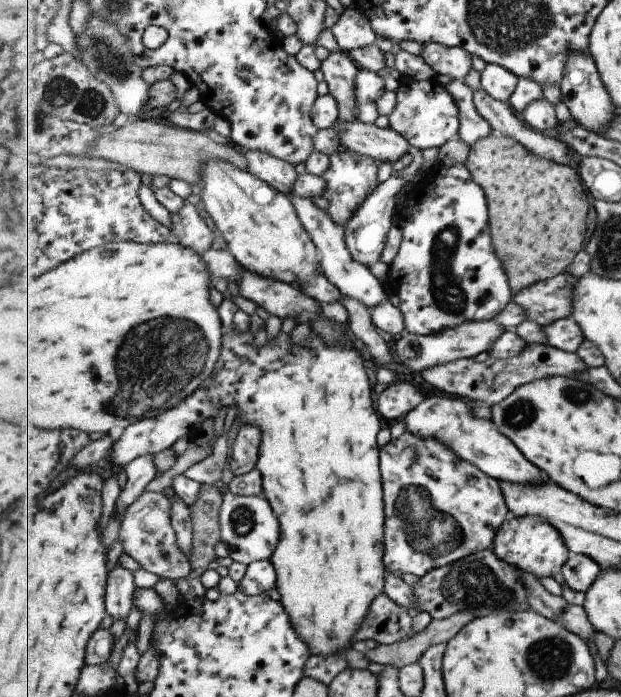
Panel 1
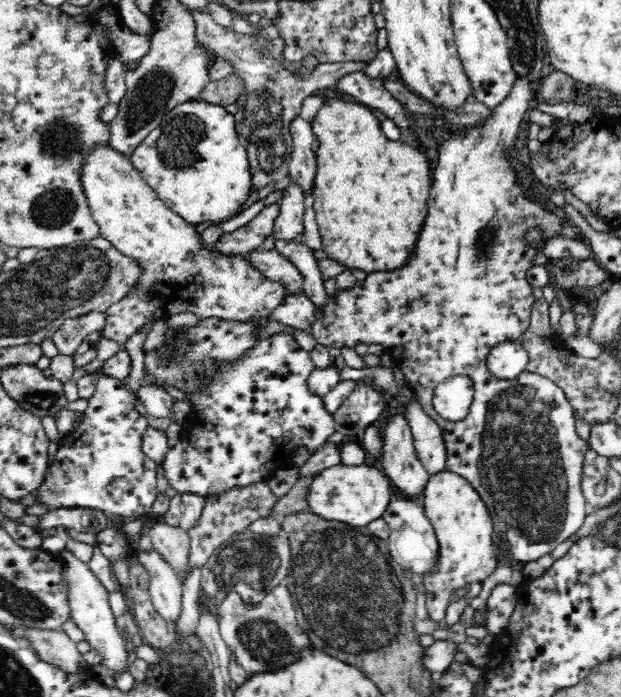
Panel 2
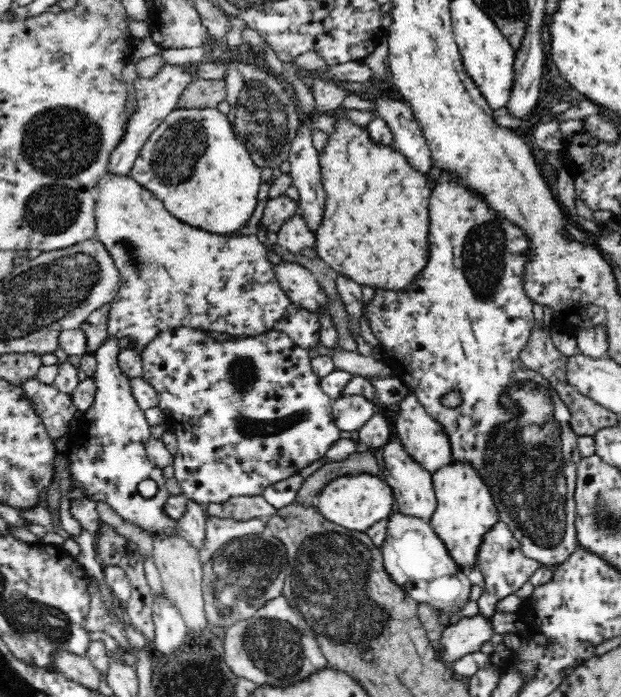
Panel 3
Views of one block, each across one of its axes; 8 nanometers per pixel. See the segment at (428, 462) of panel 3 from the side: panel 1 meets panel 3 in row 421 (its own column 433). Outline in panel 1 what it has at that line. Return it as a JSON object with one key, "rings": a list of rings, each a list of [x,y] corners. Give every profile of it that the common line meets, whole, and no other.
{"rings":[[[432,393],[403,420],[406,432],[411,432],[419,438],[437,438],[455,450],[457,456],[476,464],[483,472],[498,481],[505,480],[517,484],[543,484],[551,481],[544,470],[535,466],[508,436],[495,428],[492,420],[477,418],[473,414],[471,404],[463,402],[458,397],[444,398]]]}

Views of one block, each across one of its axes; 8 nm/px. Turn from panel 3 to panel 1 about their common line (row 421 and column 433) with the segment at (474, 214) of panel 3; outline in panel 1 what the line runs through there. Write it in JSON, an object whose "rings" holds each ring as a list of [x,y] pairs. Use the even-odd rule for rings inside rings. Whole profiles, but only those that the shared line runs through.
{"rings":[[[404,432],[381,448],[380,459],[386,514],[384,560],[388,572],[397,573],[397,576],[416,574],[423,578],[436,568],[473,556],[475,552],[491,549],[497,531],[512,516],[500,481],[464,457],[457,456],[455,450],[437,438],[419,438],[411,432]],[[409,449],[414,449],[417,456],[408,457]]]}

